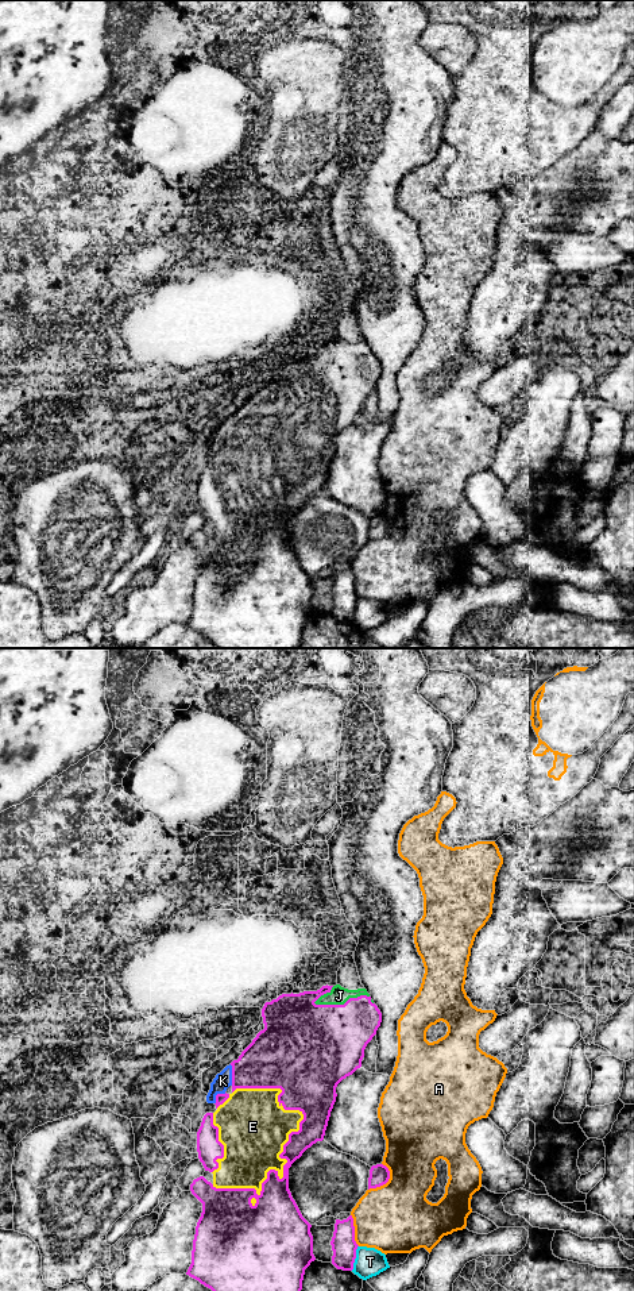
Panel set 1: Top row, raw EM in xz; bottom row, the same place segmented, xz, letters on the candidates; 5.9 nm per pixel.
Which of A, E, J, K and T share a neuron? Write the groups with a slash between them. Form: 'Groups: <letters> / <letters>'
Groups: A / E J K / T

